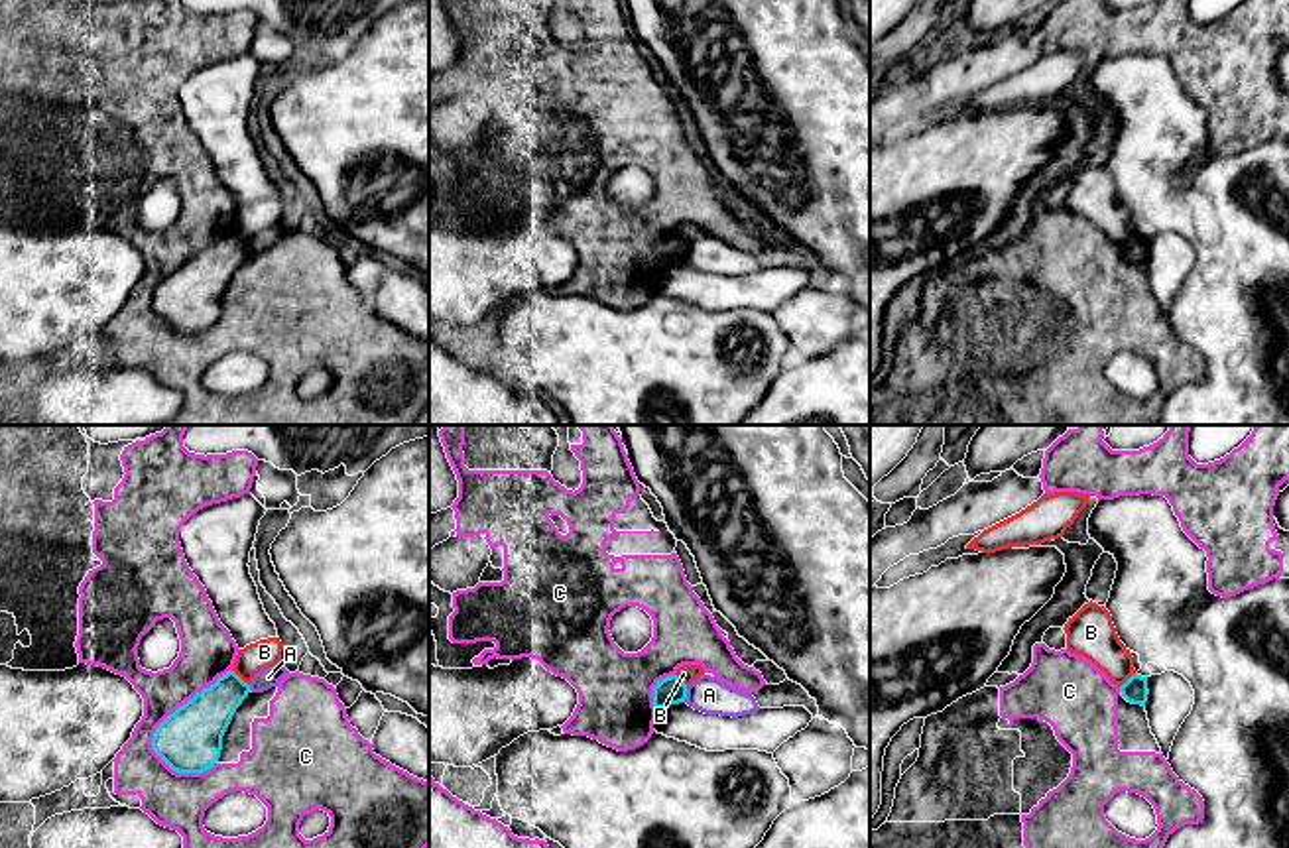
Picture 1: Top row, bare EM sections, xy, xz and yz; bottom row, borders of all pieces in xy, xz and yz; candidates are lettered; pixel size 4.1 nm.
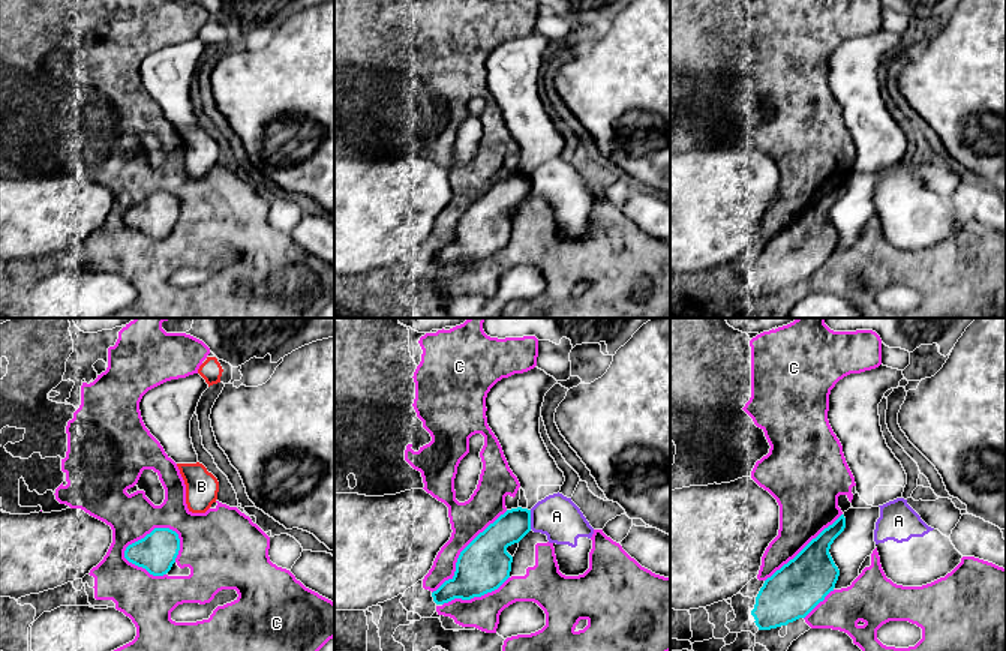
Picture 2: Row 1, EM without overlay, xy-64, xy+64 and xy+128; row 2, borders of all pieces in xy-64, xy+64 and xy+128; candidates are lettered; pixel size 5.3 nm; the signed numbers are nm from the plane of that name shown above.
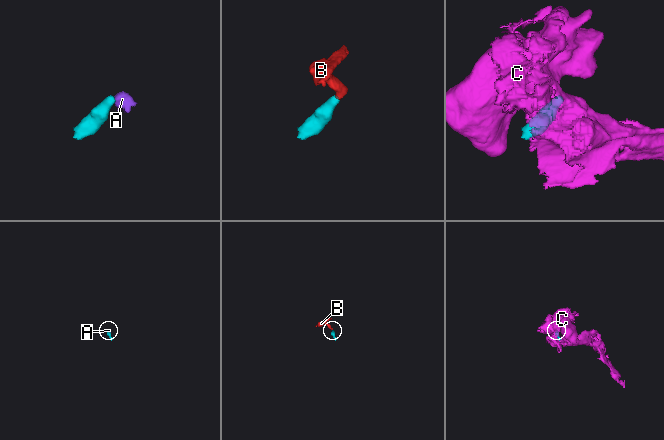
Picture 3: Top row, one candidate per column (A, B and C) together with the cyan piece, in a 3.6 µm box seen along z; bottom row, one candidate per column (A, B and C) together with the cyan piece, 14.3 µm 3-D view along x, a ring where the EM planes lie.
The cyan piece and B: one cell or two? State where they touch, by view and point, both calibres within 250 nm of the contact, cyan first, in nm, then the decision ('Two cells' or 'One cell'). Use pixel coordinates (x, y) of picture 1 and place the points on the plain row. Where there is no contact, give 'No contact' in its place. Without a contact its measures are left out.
Touches cyan at xy (239, 237). Thickness 220 nm (cyan) against 120 nm. Two cells

